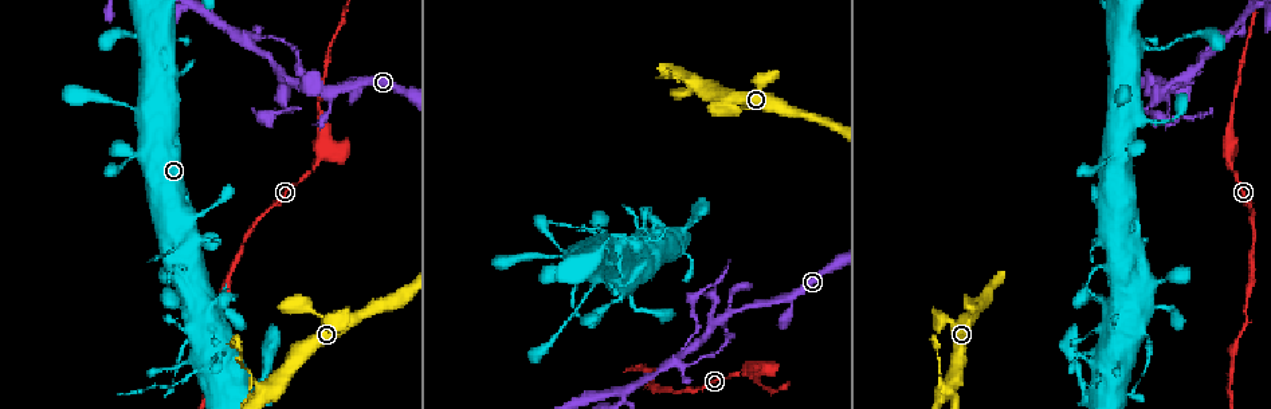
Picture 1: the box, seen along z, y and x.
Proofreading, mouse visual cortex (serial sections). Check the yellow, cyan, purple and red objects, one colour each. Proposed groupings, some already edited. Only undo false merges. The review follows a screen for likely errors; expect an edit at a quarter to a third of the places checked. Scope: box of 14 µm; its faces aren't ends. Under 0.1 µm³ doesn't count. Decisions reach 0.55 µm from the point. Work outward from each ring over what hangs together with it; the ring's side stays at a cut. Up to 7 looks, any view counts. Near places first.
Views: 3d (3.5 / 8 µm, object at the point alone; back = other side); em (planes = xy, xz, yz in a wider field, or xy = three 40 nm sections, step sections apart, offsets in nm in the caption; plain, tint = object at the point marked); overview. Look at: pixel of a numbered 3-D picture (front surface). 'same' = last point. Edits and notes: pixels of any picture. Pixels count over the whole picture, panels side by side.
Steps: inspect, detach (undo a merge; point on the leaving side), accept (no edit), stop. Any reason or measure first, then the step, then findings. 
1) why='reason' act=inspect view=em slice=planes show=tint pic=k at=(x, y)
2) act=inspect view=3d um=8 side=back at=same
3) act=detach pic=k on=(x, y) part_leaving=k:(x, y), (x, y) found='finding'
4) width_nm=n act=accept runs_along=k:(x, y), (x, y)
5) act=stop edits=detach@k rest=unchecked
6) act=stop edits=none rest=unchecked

why='sharp bend' act=inspect view=em slice=xy step=3 show=tint pic=1 at=(1142, 46)

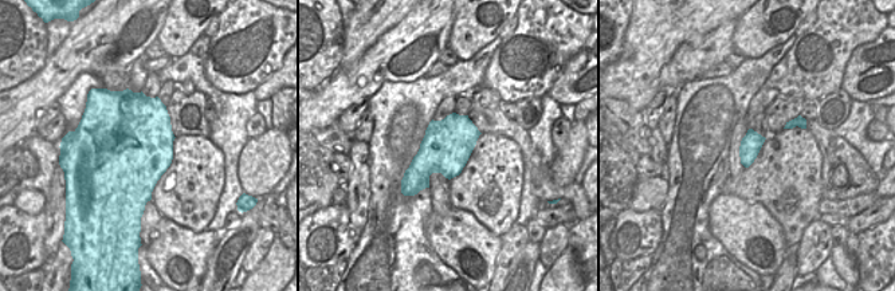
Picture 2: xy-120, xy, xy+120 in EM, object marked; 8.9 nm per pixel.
why='see where the arms go' act=inspect view=3d um=3.5 at=same

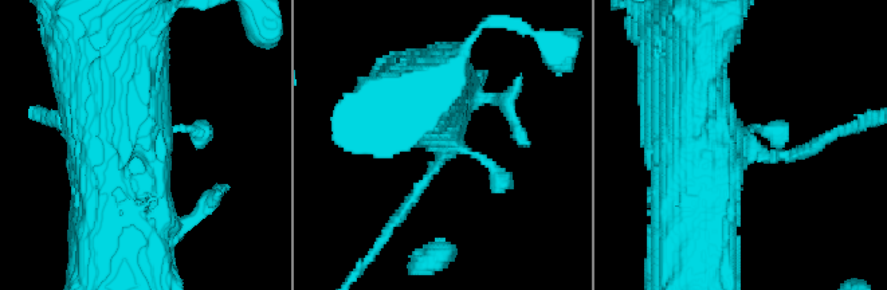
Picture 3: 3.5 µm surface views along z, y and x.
act=accept runs_along=3:(705, 199), (714, 151), (815, 147) found='all the same cell'

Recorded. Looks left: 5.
why='thick turns thin' act=inspect view=3d um=8 pic=1 at=(754, 368)

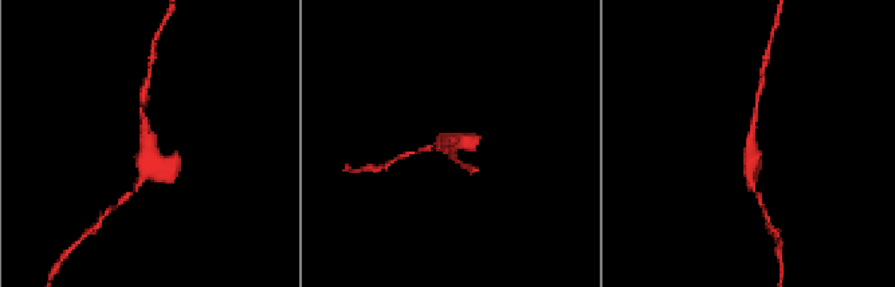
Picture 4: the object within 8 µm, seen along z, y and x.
why='zoom in' act=inspect view=3d um=3.5 side=back pic=4 at=(445, 143)

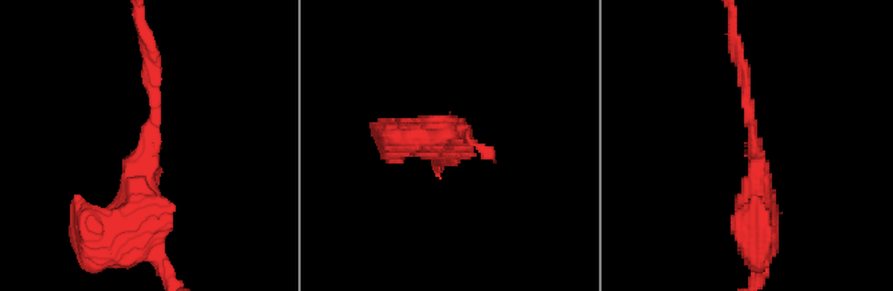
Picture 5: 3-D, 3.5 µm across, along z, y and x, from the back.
arm_widths_nm=150,450 act=inspect view=em slice=xy step=2 show=tint pic=5 at=(758, 160)

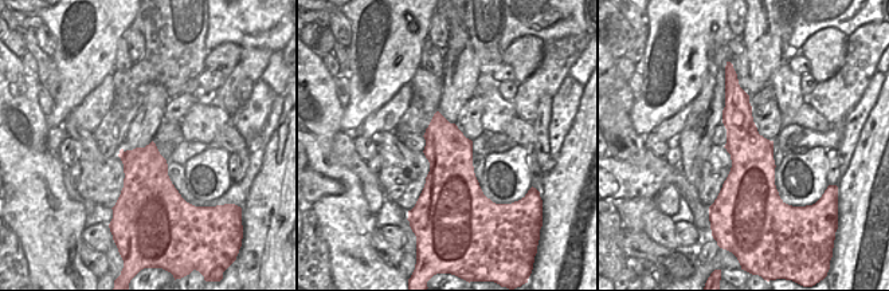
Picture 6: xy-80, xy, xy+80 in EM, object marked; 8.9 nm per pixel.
act=accept runs_along=5:(763, 247), (741, 70) found='all the same cell'

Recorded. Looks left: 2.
act=inspect view=3d um=3.5 pic=1 at=(731, 301)

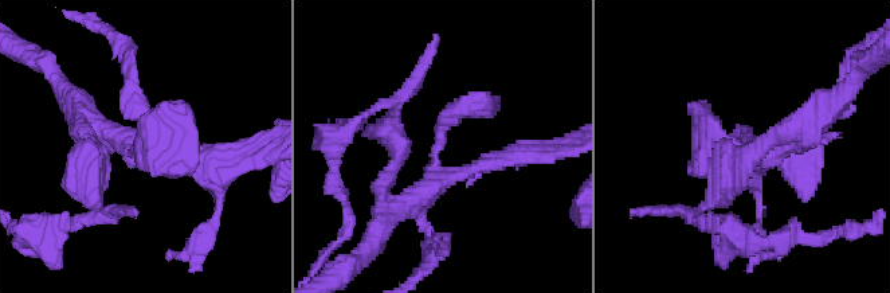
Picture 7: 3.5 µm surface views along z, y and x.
act=accept found='continuous, no second cell'

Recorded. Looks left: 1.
act=stop edits=none rest=unchecked

